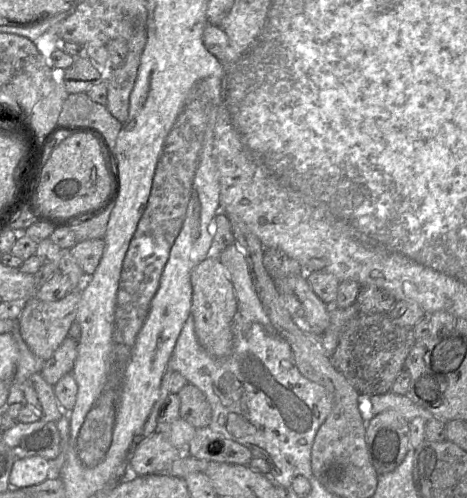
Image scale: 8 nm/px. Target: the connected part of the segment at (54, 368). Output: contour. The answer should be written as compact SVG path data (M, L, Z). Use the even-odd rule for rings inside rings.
M67 336L52 357L45 362L41 372L44 379L52 386L57 384L62 377L72 372L77 356L78 341Z

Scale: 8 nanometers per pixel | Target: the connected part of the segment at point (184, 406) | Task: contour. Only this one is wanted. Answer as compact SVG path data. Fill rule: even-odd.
M187 383L178 396L180 398L180 418L196 429L210 428L212 410L204 393L196 386Z

